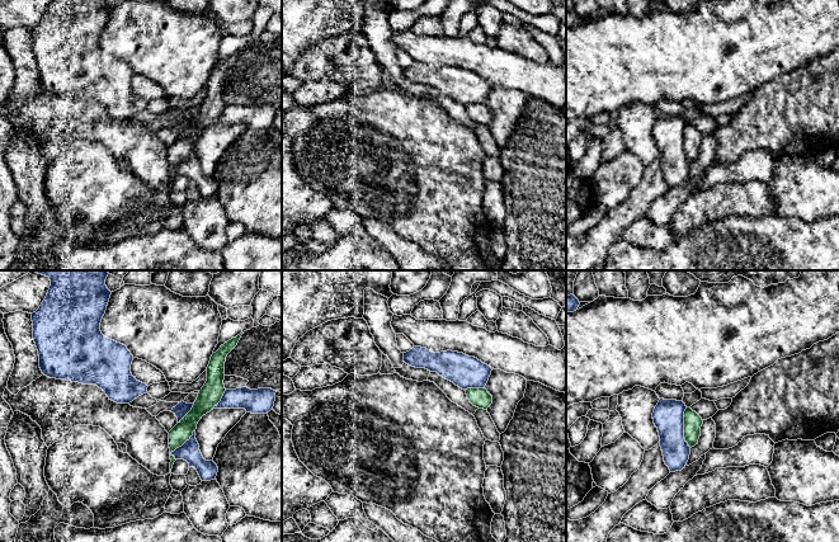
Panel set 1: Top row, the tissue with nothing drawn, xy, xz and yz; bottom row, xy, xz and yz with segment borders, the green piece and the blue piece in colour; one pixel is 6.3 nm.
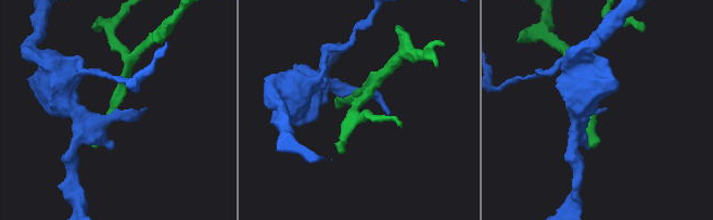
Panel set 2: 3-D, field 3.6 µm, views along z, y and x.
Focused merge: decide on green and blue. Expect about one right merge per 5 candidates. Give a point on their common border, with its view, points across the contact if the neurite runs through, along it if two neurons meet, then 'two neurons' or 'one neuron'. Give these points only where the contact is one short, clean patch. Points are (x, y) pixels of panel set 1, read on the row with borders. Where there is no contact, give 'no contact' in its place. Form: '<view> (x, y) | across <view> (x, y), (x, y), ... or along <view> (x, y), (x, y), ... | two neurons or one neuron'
yz (684, 428) | two neurons

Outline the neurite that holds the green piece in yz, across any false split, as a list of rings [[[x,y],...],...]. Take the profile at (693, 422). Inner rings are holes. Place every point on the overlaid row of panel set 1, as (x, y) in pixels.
[[[687,407],[684,411],[684,439],[690,448],[698,444],[702,424],[702,418],[690,407]]]

